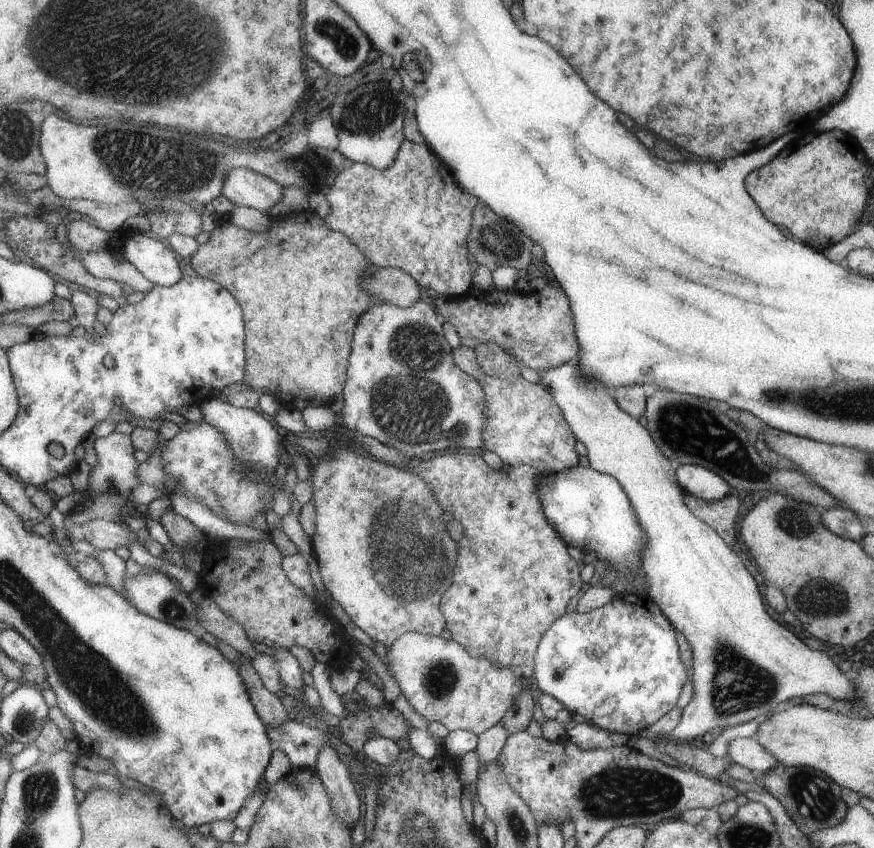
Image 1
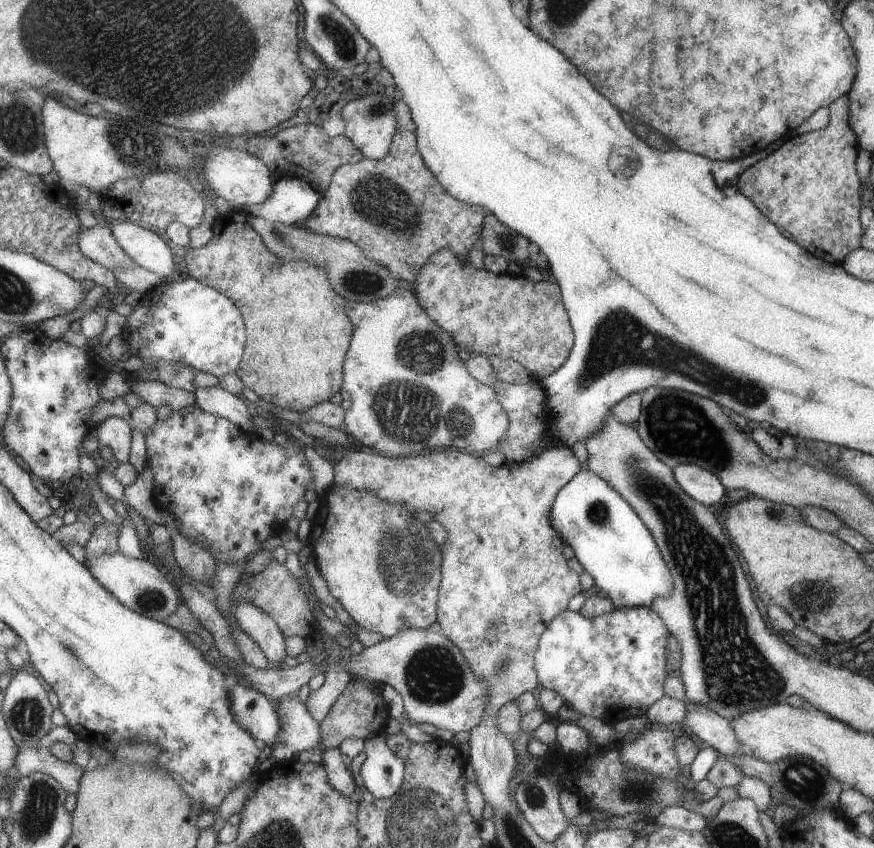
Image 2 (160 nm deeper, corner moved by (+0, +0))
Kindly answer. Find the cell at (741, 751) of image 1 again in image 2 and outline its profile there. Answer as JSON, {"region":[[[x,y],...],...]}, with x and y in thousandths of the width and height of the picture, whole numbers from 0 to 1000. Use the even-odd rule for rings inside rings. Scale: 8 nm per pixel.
{"region":[[[786,829],[785,841],[779,851],[783,861],[791,862],[809,880],[817,882],[826,890],[842,893],[851,888],[843,875],[832,849],[800,829]]]}

